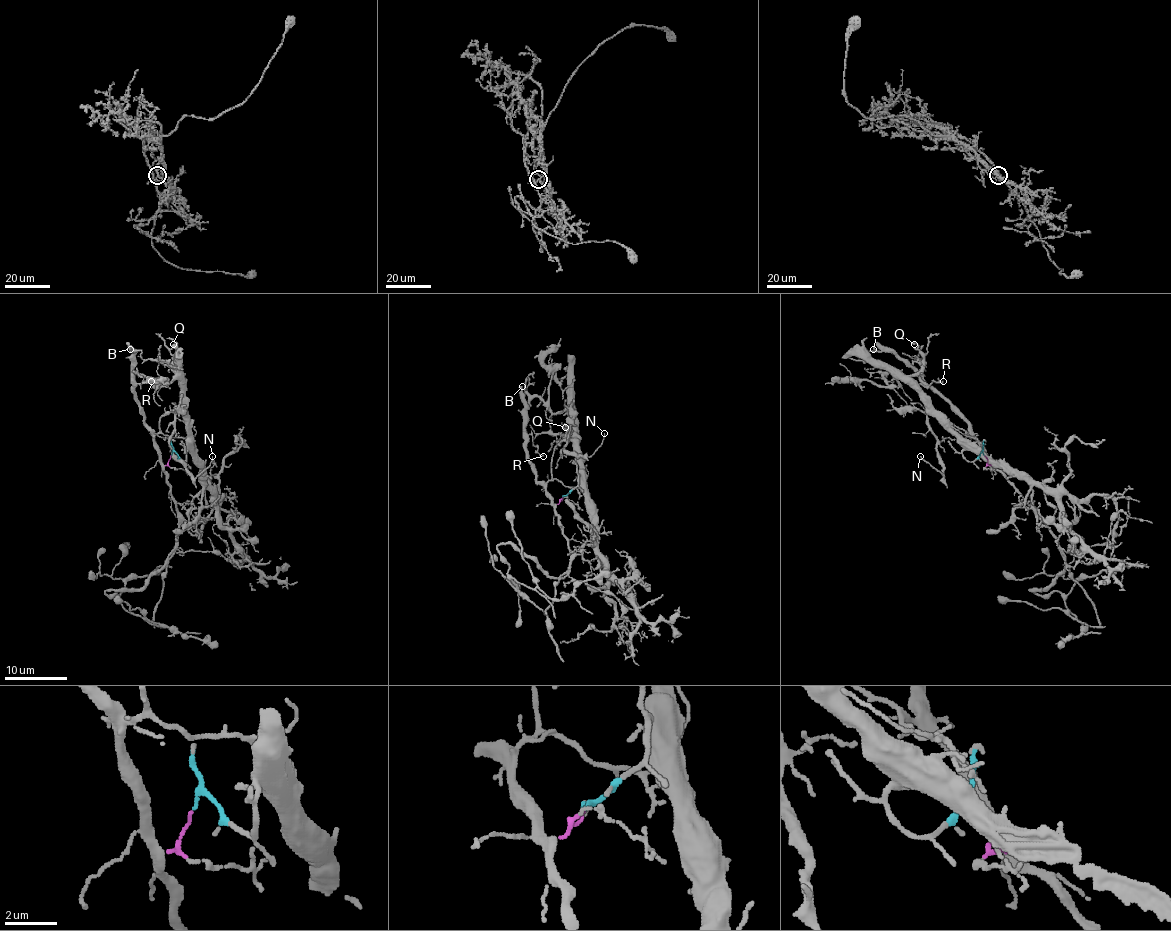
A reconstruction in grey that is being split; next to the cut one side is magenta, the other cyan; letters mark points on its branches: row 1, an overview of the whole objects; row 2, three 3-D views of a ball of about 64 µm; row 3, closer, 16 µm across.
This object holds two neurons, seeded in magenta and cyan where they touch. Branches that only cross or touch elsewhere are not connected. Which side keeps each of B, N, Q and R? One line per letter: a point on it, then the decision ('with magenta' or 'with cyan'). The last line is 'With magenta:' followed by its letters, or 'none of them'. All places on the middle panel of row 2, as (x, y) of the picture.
B: place (522, 386); with magenta
N: place (604, 433); with cyan
Q: place (565, 427); with cyan
R: place (543, 456); with magenta
With magenta: B, R

